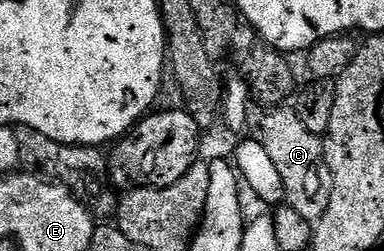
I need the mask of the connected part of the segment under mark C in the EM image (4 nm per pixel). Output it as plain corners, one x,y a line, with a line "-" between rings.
277,105
263,113
258,138
270,161
274,161
278,177
282,177
284,203
293,207
301,217
306,217
308,223
315,225
326,213
332,192
332,174
324,160
324,140
302,125
298,113
291,106

